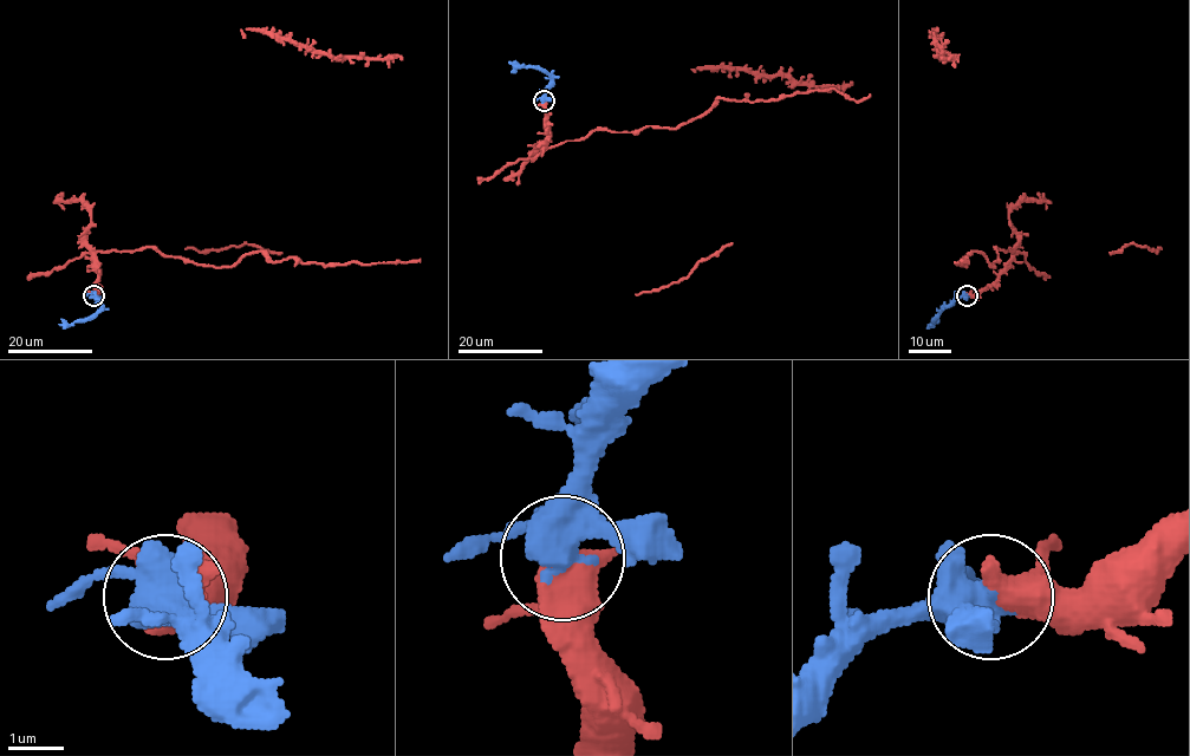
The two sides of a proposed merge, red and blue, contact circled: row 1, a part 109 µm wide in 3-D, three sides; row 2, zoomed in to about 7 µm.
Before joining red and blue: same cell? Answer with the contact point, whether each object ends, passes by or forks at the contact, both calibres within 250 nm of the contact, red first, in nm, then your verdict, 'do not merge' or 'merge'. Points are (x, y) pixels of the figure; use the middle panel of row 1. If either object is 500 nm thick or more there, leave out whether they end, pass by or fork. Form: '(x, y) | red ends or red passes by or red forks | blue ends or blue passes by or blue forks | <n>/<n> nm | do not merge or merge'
(544, 100) | red passes by | blue forks | 480/460 nm | merge

